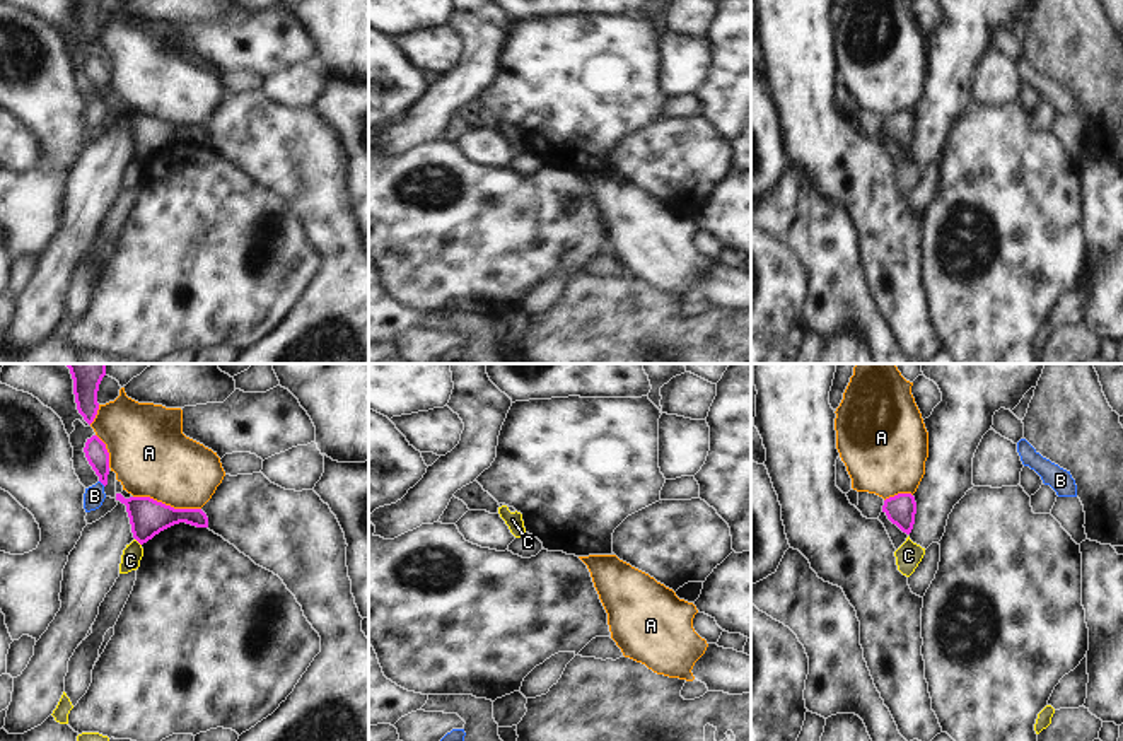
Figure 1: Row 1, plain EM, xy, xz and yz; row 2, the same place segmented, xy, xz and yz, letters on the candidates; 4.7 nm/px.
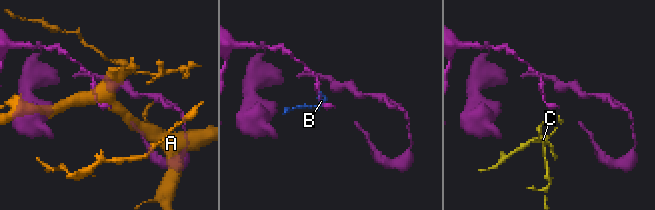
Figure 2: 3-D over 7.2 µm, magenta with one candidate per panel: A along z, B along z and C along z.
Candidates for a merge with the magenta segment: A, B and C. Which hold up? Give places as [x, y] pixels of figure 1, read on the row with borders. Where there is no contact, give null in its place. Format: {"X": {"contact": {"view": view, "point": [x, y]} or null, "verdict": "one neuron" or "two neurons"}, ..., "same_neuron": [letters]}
{"A": {"contact": {"view": "xy", "point": [168, 506]}, "verdict": "two neurons"}, "B": {"contact": {"view": "xy", "point": [103, 484]}, "verdict": "two neurons"}, "C": {"contact": {"view": "xy", "point": [137, 540]}, "verdict": "two neurons"}, "same_neuron": []}

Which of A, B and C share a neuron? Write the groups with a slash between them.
A / B / C

